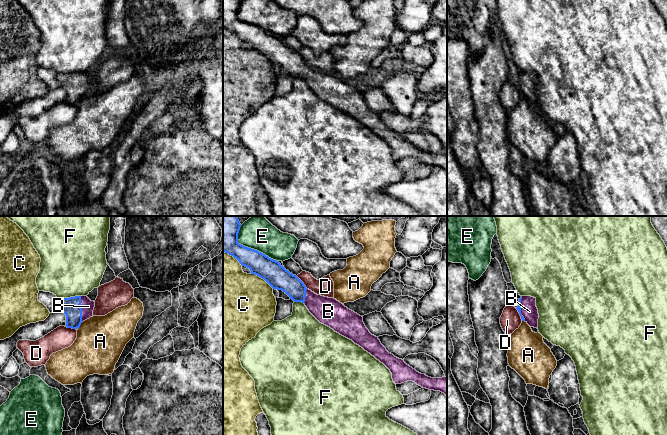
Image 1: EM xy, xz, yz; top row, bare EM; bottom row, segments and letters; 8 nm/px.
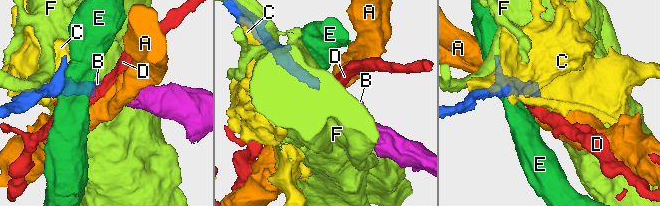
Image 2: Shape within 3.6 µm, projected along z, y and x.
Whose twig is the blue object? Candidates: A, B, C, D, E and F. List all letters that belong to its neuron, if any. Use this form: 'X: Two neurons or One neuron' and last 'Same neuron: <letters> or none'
A: Two neurons
B: One neuron
C: Two neurons
D: Two neurons
E: Two neurons
F: Two neurons
Same neuron: B

